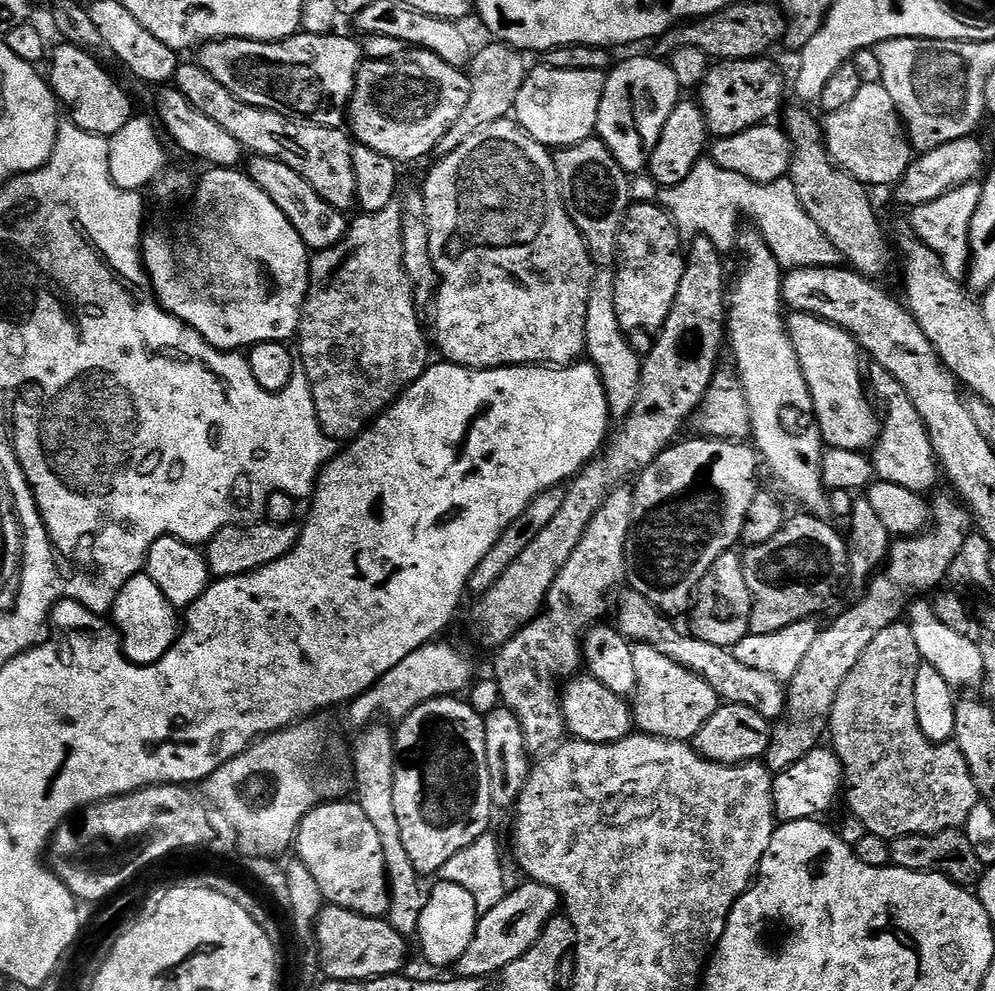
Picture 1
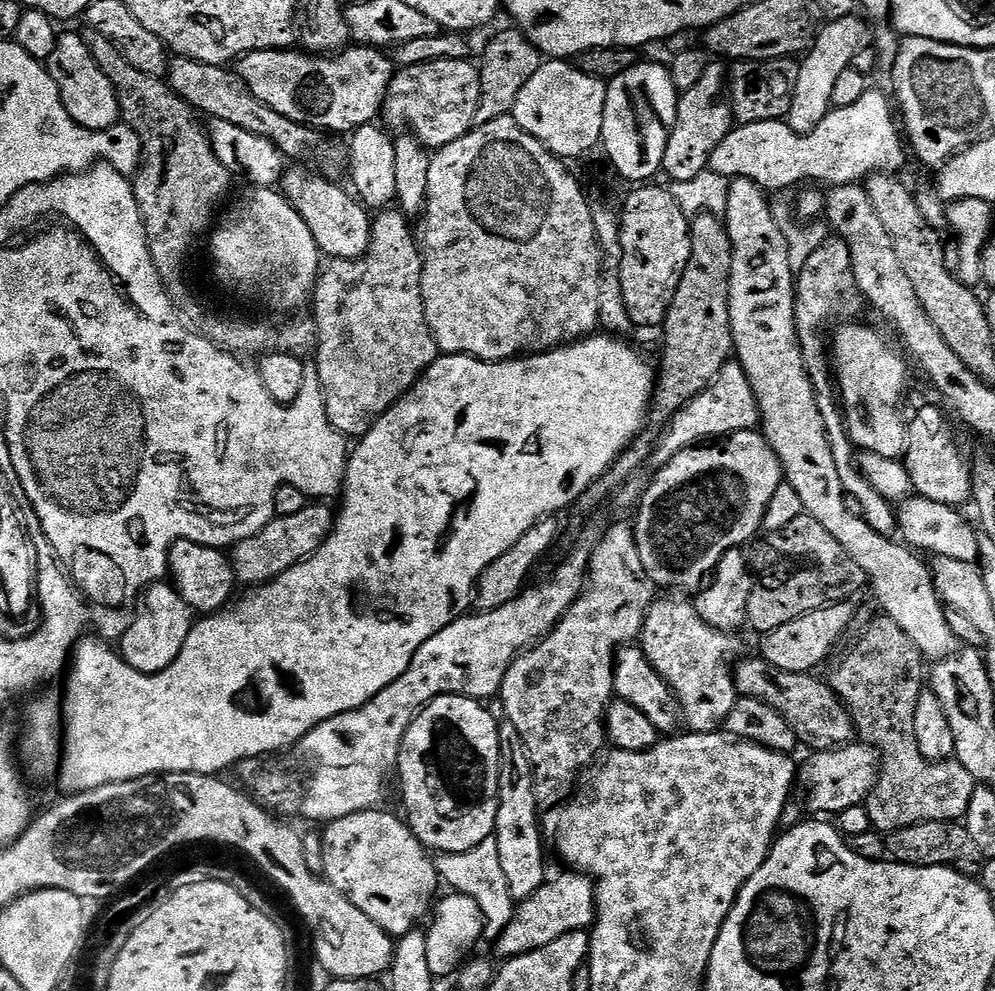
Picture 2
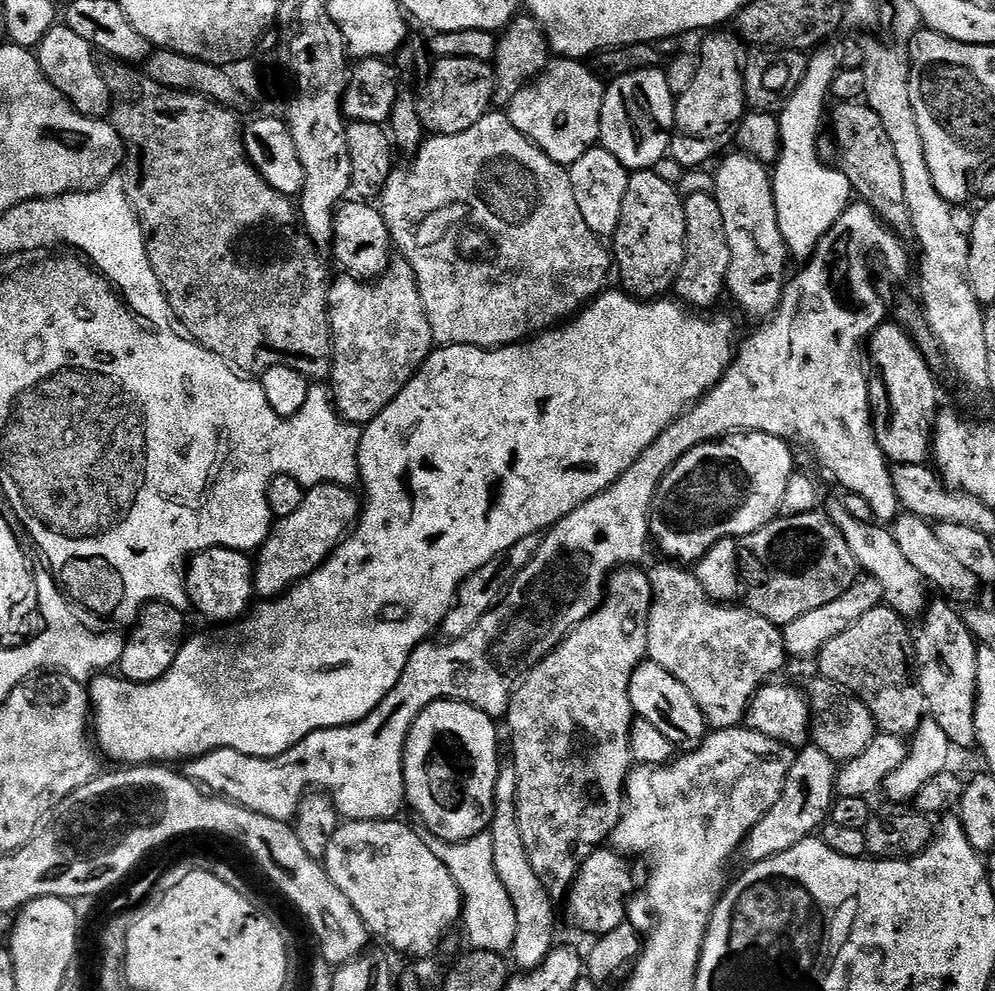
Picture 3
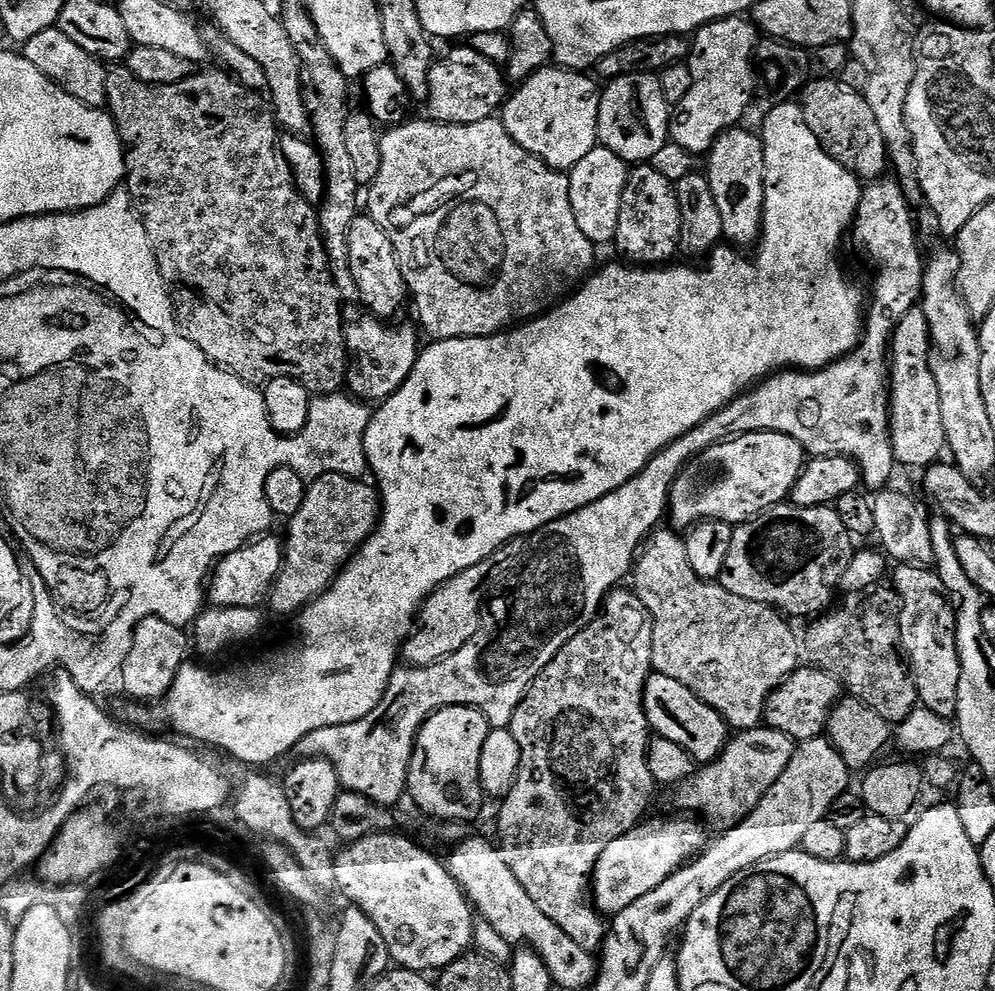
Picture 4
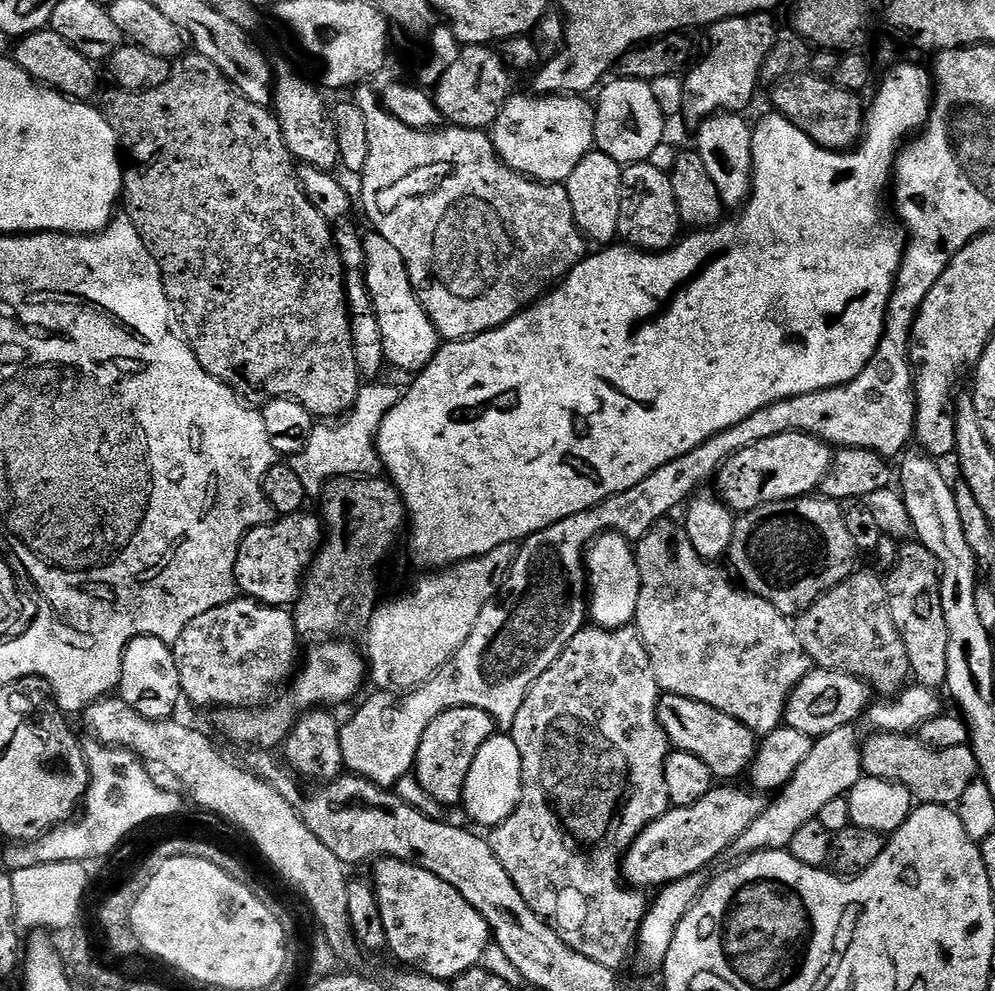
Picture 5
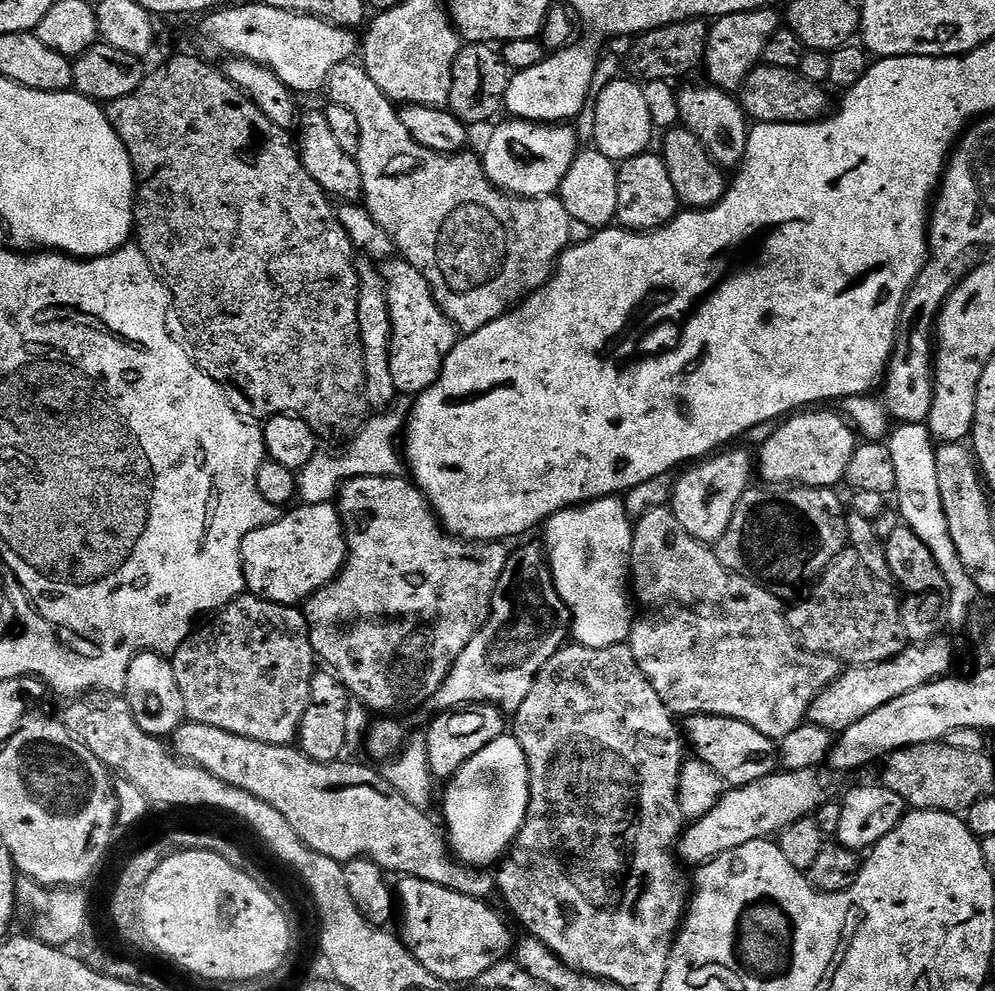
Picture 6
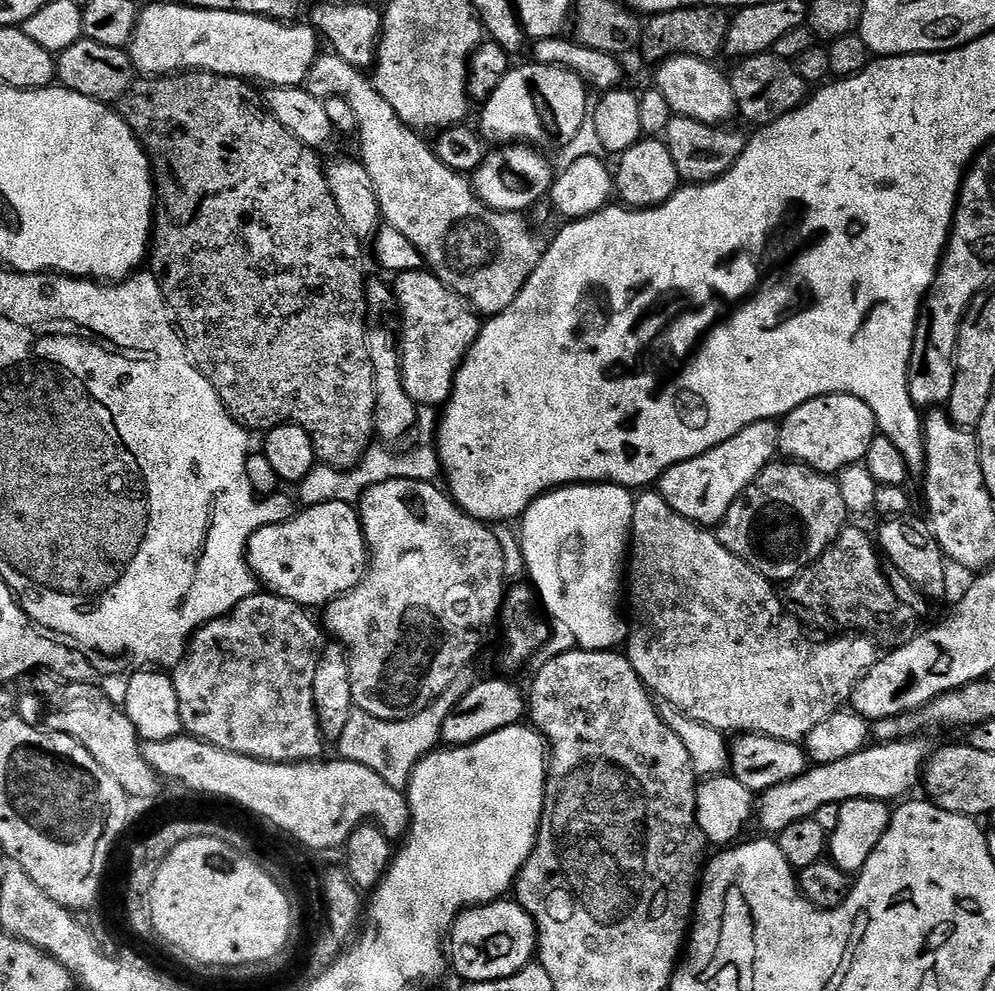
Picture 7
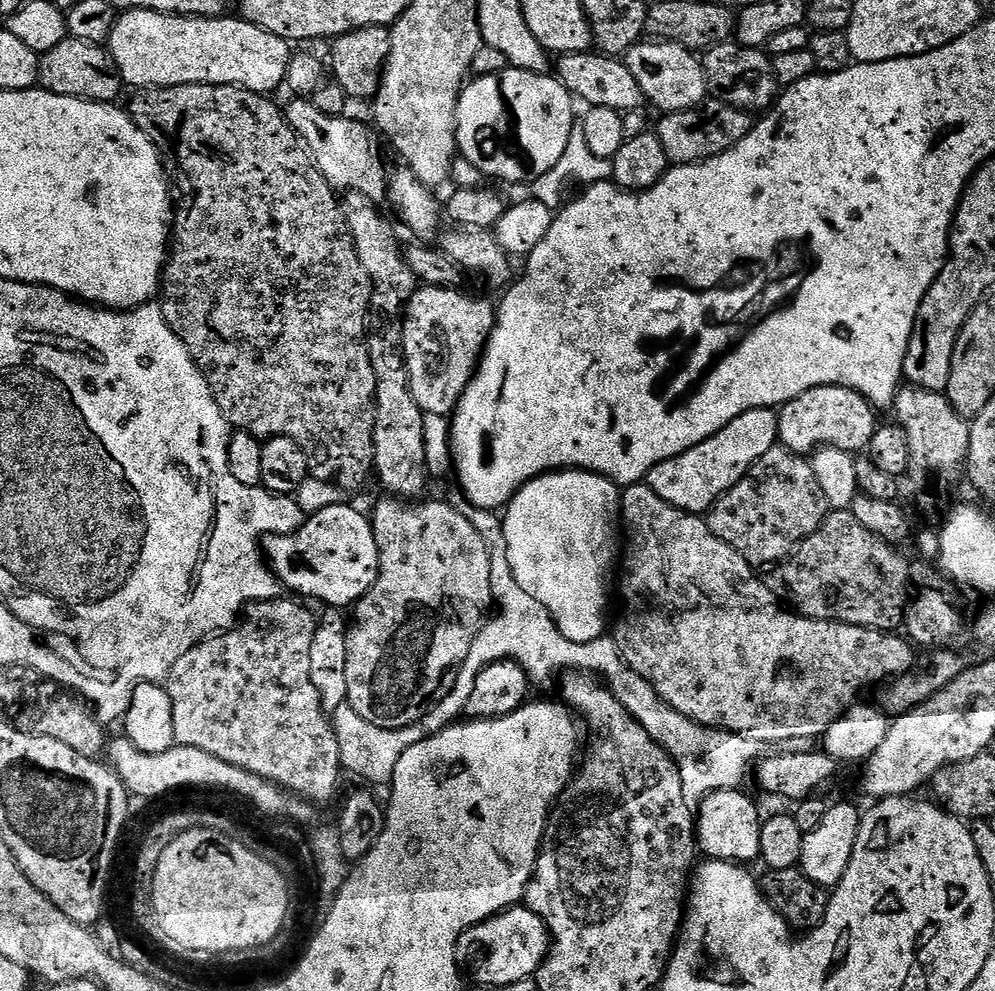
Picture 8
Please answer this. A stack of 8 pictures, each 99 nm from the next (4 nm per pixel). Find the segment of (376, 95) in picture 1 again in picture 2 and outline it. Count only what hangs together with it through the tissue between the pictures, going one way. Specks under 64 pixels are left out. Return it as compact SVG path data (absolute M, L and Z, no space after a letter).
M471 59L439 60L409 68L400 68L393 75L388 94L387 107L389 109L392 107L394 111L404 115L405 122L412 127L409 128L411 135L417 136L430 150L445 148L450 142L472 131L476 124L476 115L480 105L480 70Z

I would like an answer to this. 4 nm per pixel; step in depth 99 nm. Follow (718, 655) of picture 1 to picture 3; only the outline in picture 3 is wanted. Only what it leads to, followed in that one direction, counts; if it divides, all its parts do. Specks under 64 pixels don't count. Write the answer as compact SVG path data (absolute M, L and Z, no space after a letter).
M817 675L815 679L806 687L808 705L812 707L811 743L818 750L822 750L822 754L837 762L858 758L858 754L862 754L878 735L876 719L855 692L848 691L841 684L836 684L822 675Z

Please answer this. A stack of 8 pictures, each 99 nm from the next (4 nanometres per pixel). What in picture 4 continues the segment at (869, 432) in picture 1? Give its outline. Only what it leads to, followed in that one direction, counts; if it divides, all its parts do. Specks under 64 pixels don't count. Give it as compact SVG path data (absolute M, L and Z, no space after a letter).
M923 307L912 308L898 322L896 333L892 336L890 349L890 379L888 382L888 407L890 430L892 431L892 449L896 455L897 465L923 470L945 455L948 439L946 426L942 426L942 401L938 399L938 382L934 382L934 374L928 365L928 355L932 349L932 337L928 334L928 323L924 317Z

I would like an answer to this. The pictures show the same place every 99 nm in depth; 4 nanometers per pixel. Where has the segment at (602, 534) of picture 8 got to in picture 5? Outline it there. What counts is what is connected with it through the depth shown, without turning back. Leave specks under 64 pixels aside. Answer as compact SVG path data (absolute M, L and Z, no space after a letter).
M617 532L596 537L586 552L586 584L590 589L590 620L598 628L627 628L636 619L640 575L633 545Z

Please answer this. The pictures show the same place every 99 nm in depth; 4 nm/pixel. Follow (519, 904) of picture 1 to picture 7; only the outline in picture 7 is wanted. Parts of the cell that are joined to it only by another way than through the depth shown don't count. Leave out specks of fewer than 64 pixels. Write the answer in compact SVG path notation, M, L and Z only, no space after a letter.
M924 738L876 742L866 746L858 754L850 754L850 758L838 758L838 762L809 767L808 771L798 778L759 793L758 803L754 808L755 823L760 823L760 828L764 831L761 833L779 834L794 822L815 817L816 812L822 810L822 806L839 806L858 798L893 802L892 800L899 801L907 797L907 792L915 784L917 787L922 769L930 755L927 742L920 739Z

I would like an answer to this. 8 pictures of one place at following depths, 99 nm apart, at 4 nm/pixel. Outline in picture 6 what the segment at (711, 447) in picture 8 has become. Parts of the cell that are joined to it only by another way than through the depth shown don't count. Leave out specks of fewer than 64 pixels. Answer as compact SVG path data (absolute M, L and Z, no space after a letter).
M732 446L727 450L717 451L715 454L709 455L703 460L693 463L691 466L685 467L683 471L679 473L681 476L679 477L677 475L675 477L672 485L670 507L674 518L678 518L682 530L686 530L686 534L698 538L709 546L715 545L716 541L722 538L722 534L726 532L726 526L730 526L730 518L734 518L734 510L738 506L742 494L748 491L754 480L753 453L751 456L751 454L747 452L747 450L749 451L747 447L744 447L745 449L736 447L740 446Z

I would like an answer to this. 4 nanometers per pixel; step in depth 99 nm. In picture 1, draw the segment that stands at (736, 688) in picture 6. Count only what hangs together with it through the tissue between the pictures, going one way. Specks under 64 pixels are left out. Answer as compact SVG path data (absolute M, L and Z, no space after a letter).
M635 647L634 666L634 724L643 735L691 741L720 708L722 697L705 676L679 664L656 648Z

